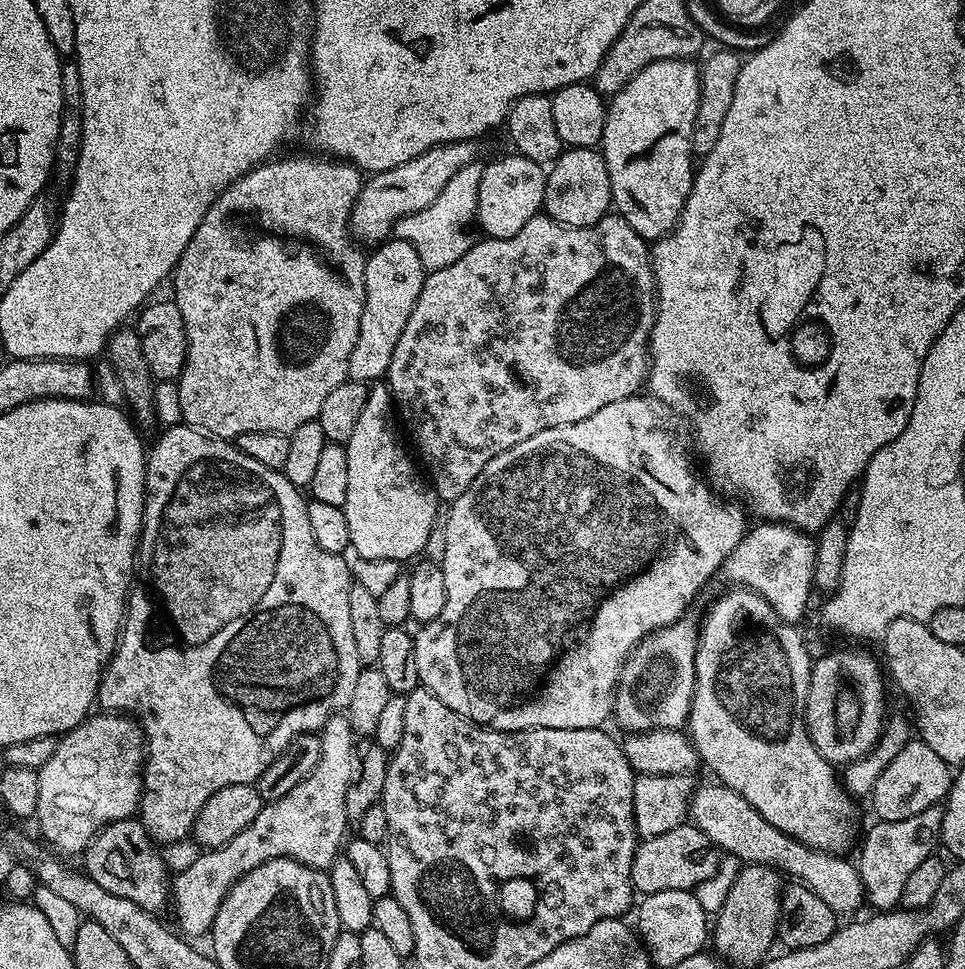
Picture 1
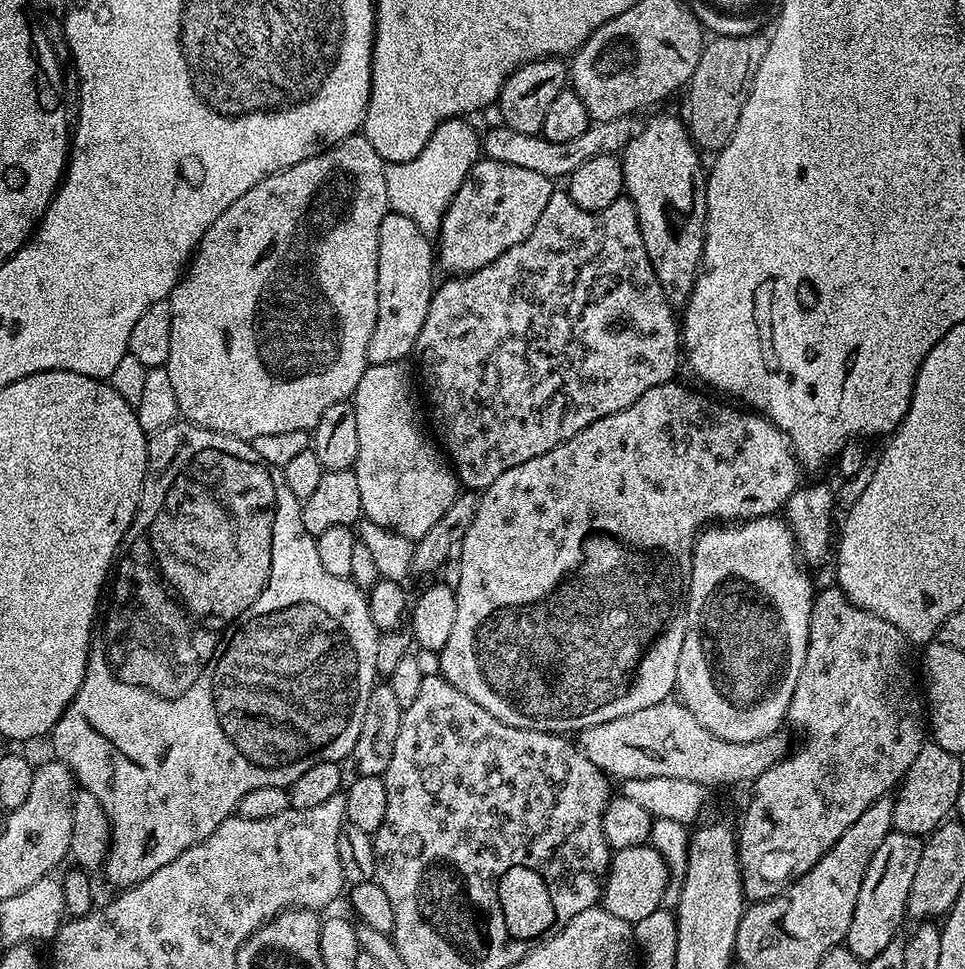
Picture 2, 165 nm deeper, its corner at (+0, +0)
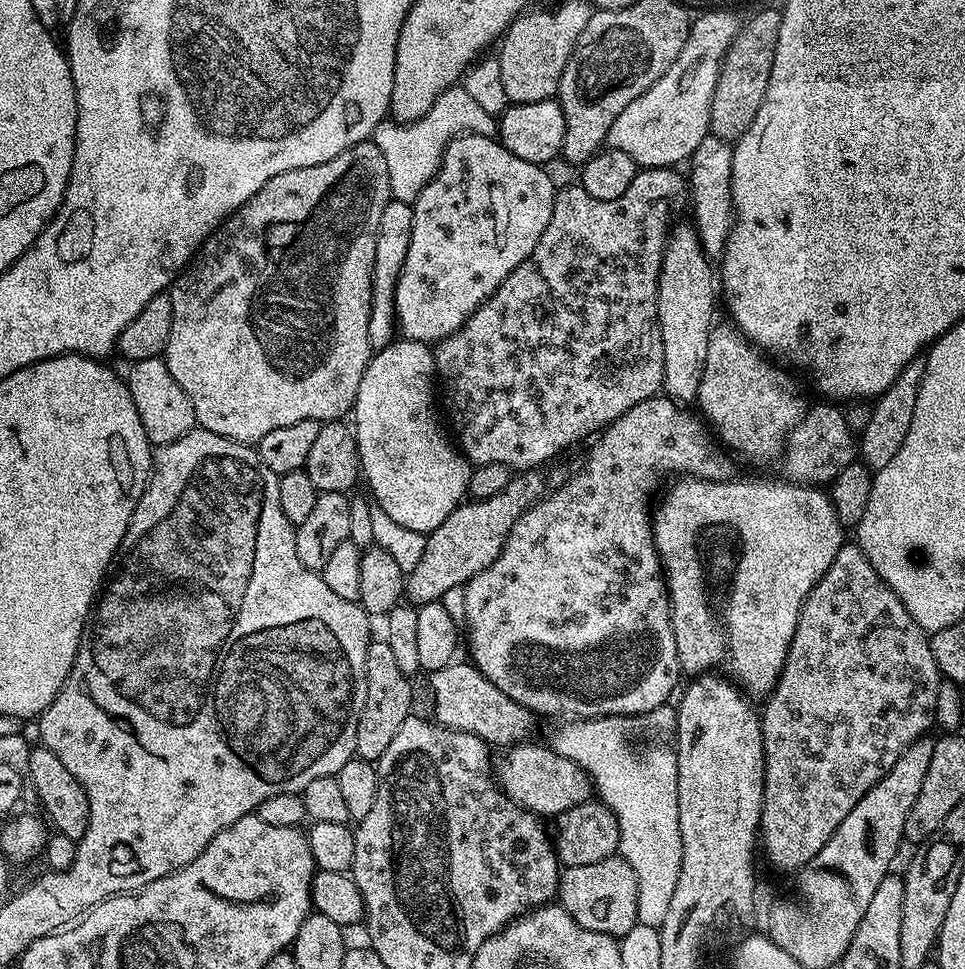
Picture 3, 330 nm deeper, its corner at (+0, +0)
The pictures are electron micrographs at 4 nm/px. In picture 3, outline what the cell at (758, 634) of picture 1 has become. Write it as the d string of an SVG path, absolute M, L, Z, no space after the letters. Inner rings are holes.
M680 478L669 483L672 485L669 486L668 493L661 498L660 509L657 512L655 509L652 522L652 537L656 539L656 549L660 555L660 562L664 565L664 575L668 582L668 597L672 599L672 629L674 630L674 642L678 646L681 673L688 675L689 672L689 677L695 678L701 674L719 670L727 679L739 685L745 693L751 694L753 697L760 696L759 698L767 697L768 693L776 687L778 678L784 669L786 654L790 650L790 642L794 638L794 630L798 626L798 614L802 610L810 590L820 581L822 574L826 574L826 570L830 570L830 562L834 562L834 558L838 558L838 550L846 542L846 536L844 536L846 525L836 513L831 495L823 487L780 480Z

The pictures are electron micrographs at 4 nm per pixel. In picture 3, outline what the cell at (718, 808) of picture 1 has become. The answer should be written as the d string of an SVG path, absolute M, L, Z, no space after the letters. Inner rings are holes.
M532 743L505 747L504 757L501 760L499 757L495 765L495 779L509 800L513 800L519 808L525 808L527 812L535 812L541 818L558 818L566 810L589 803L593 799L593 782L582 766L563 757L547 743Z

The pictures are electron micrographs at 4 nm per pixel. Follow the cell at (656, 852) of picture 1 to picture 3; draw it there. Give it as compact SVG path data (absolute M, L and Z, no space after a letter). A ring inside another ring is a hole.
M619 854L602 862L590 862L590 866L564 868L558 903L566 909L570 918L574 918L574 922L578 922L578 926L619 938L638 923L638 878Z

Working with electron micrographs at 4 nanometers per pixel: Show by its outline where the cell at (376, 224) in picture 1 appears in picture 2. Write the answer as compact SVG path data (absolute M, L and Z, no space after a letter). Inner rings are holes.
M632 116L614 118L610 122L597 120L589 123L582 138L573 138L571 142L550 142L542 134L522 134L518 130L510 130L503 126L492 128L482 136L482 152L487 159L494 162L506 162L506 166L526 166L526 170L534 170L553 182L563 181L571 176L582 162L595 156L611 156L623 153L628 141L634 135Z

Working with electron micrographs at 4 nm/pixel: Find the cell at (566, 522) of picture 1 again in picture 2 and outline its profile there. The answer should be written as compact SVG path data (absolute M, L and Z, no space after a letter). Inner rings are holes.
M676 383L659 384L650 390L646 390L646 394L642 394L637 400L630 402L630 406L626 406L626 410L618 410L618 414L598 418L598 422L594 422L590 426L586 426L586 430L574 434L574 438L554 446L554 450L546 450L546 454L538 454L538 458L530 458L530 462L522 462L522 466L514 466L510 470L498 474L498 478L494 478L494 482L490 482L490 486L479 493L474 520L470 522L470 528L466 530L466 534L460 539L458 545L460 573L457 574L456 580L454 579L456 594L454 626L450 626L450 638L446 638L446 646L438 653L438 660L440 660L438 672L444 679L450 681L455 688L462 690L462 694L466 694L466 698L474 698L474 702L478 702L478 706L482 706L482 710L494 714L494 718L498 718L498 722L506 722L506 726L518 726L519 728L538 730L539 732L579 734L583 728L598 726L598 722L610 722L610 718L622 718L622 714L634 714L634 710L642 710L645 706L654 706L658 702L669 699L676 686L678 654L682 654L682 642L686 638L688 583L692 577L692 548L696 544L698 533L705 526L712 526L717 522L757 520L759 516L777 515L787 505L790 494L794 494L794 490L801 487L800 472L802 473L802 465L796 459L796 453L792 451L792 444L788 440L788 435L778 426L774 426L771 420L766 419L759 412L745 410L740 406L731 408L728 404L719 404L718 401L711 400L710 397L703 396L702 393L695 392L694 389L687 388L684 384Z

